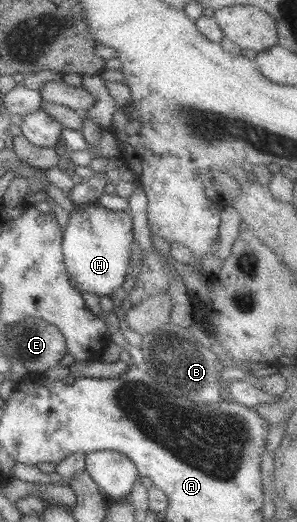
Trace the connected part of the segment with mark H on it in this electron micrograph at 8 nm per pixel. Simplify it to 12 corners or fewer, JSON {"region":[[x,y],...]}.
{"region":[[99,203],[74,211],[63,261],[79,291],[125,283],[131,213]]}

